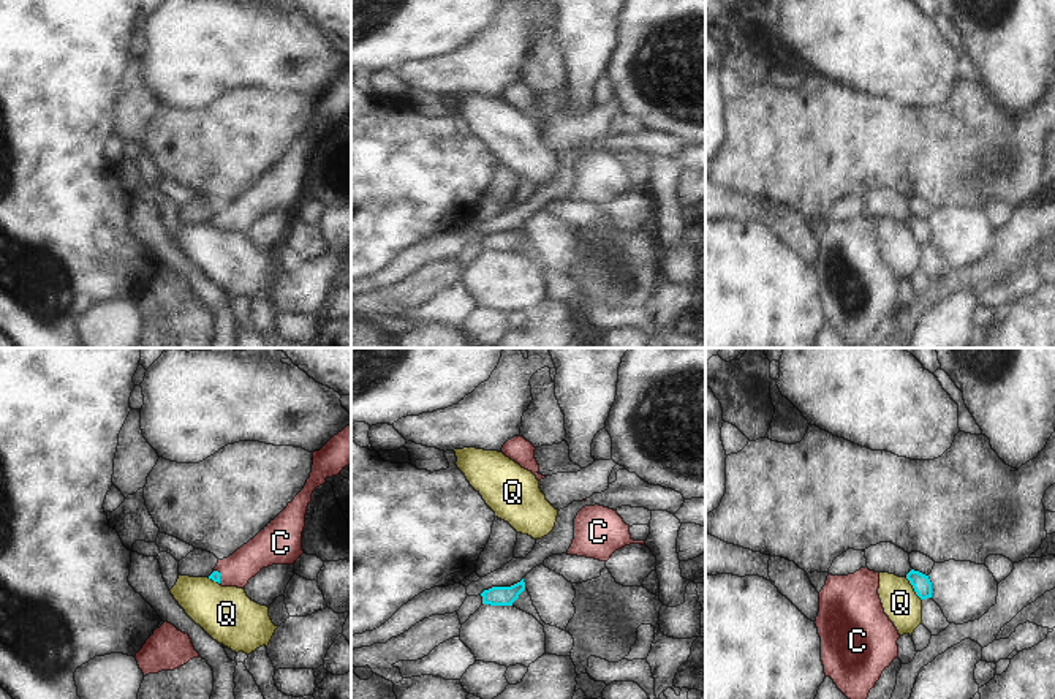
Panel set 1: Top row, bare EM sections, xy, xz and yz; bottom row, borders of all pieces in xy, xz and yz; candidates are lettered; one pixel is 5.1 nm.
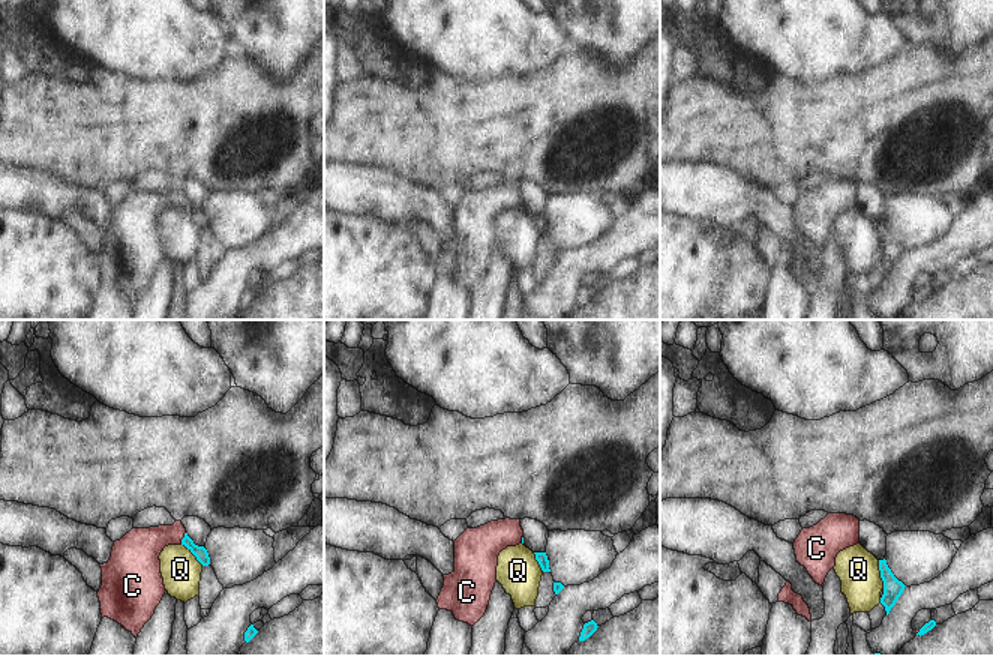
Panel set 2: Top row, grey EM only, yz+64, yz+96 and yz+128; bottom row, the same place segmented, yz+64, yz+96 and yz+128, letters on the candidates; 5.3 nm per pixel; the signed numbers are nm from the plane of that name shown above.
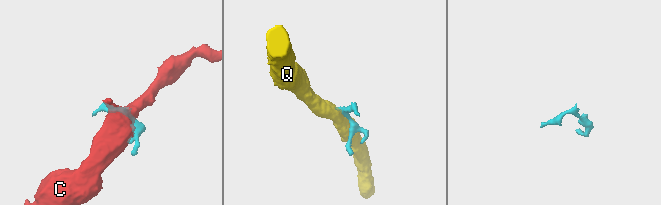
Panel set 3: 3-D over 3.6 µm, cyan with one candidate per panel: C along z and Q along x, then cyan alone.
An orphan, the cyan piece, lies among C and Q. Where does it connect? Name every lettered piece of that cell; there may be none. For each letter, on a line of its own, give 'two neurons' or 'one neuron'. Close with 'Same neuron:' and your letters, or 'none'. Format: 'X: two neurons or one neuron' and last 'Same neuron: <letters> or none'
C: one neuron
Q: two neurons
Same neuron: C

